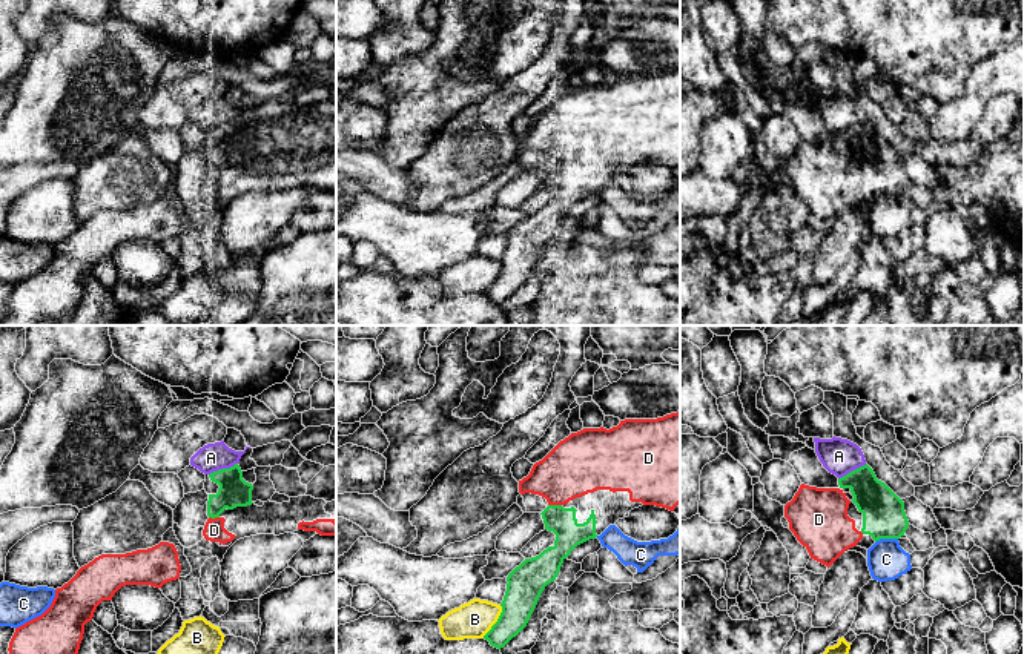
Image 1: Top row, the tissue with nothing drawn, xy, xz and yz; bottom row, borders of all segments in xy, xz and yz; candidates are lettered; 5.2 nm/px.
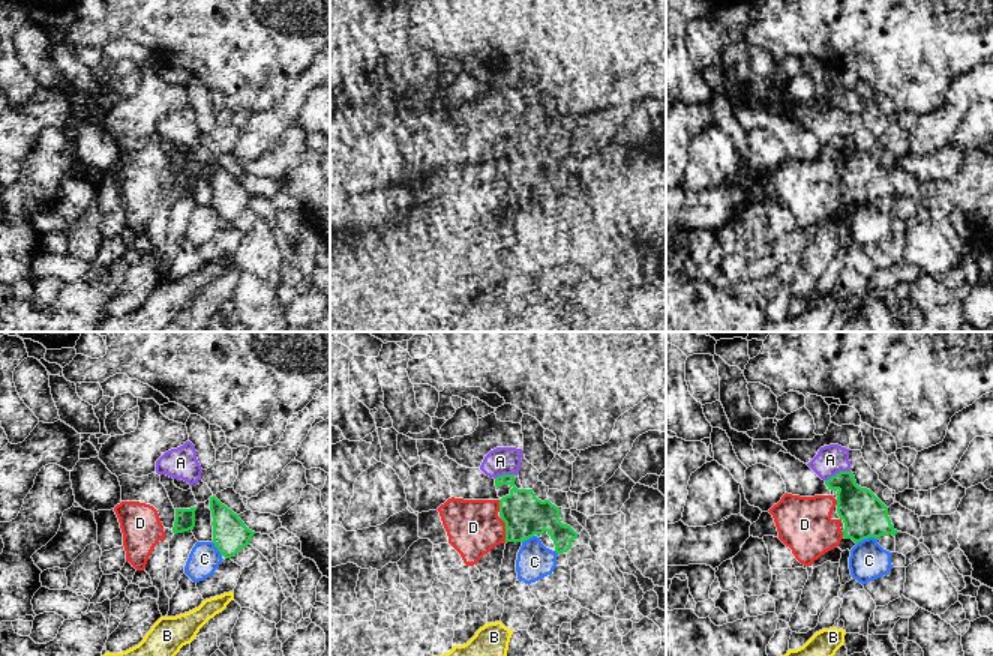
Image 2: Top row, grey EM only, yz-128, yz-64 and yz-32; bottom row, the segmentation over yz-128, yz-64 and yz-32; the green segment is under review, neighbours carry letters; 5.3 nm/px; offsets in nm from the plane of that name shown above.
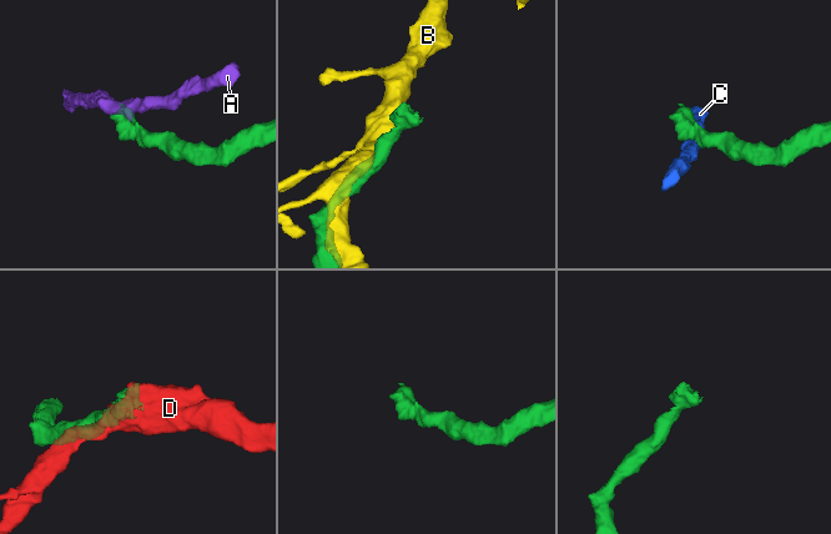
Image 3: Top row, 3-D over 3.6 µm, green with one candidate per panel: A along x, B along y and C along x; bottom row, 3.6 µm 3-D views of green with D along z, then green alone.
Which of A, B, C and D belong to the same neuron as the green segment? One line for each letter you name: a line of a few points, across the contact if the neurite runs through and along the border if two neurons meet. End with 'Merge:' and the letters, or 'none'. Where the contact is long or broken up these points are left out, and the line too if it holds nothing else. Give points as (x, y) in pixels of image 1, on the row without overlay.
Merge: D

